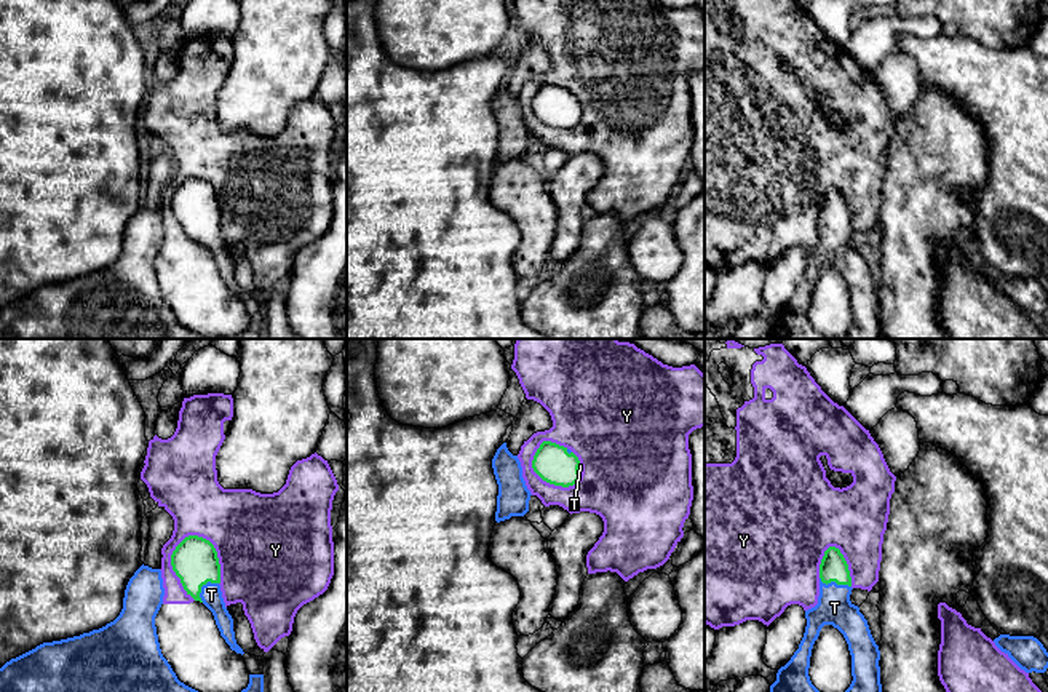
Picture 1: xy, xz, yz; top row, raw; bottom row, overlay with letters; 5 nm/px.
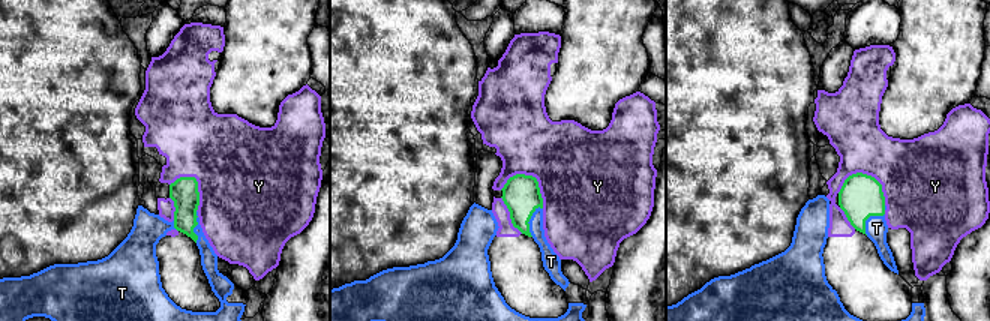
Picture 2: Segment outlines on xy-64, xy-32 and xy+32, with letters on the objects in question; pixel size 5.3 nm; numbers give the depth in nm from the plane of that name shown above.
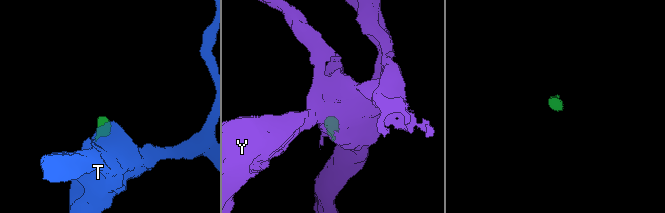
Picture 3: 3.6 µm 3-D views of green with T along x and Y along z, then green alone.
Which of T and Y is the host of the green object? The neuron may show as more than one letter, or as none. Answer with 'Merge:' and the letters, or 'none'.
Merge: T

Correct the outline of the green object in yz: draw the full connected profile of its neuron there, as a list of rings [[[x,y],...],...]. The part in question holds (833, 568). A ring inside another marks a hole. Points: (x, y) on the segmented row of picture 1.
[[[829,547],[820,564],[818,604],[805,610],[807,626],[799,649],[776,673],[770,692],[820,692],[810,681],[808,668],[815,641],[824,625],[837,628],[852,655],[853,681],[845,692],[882,692],[880,650],[867,620],[850,601],[852,577],[839,548]]]

